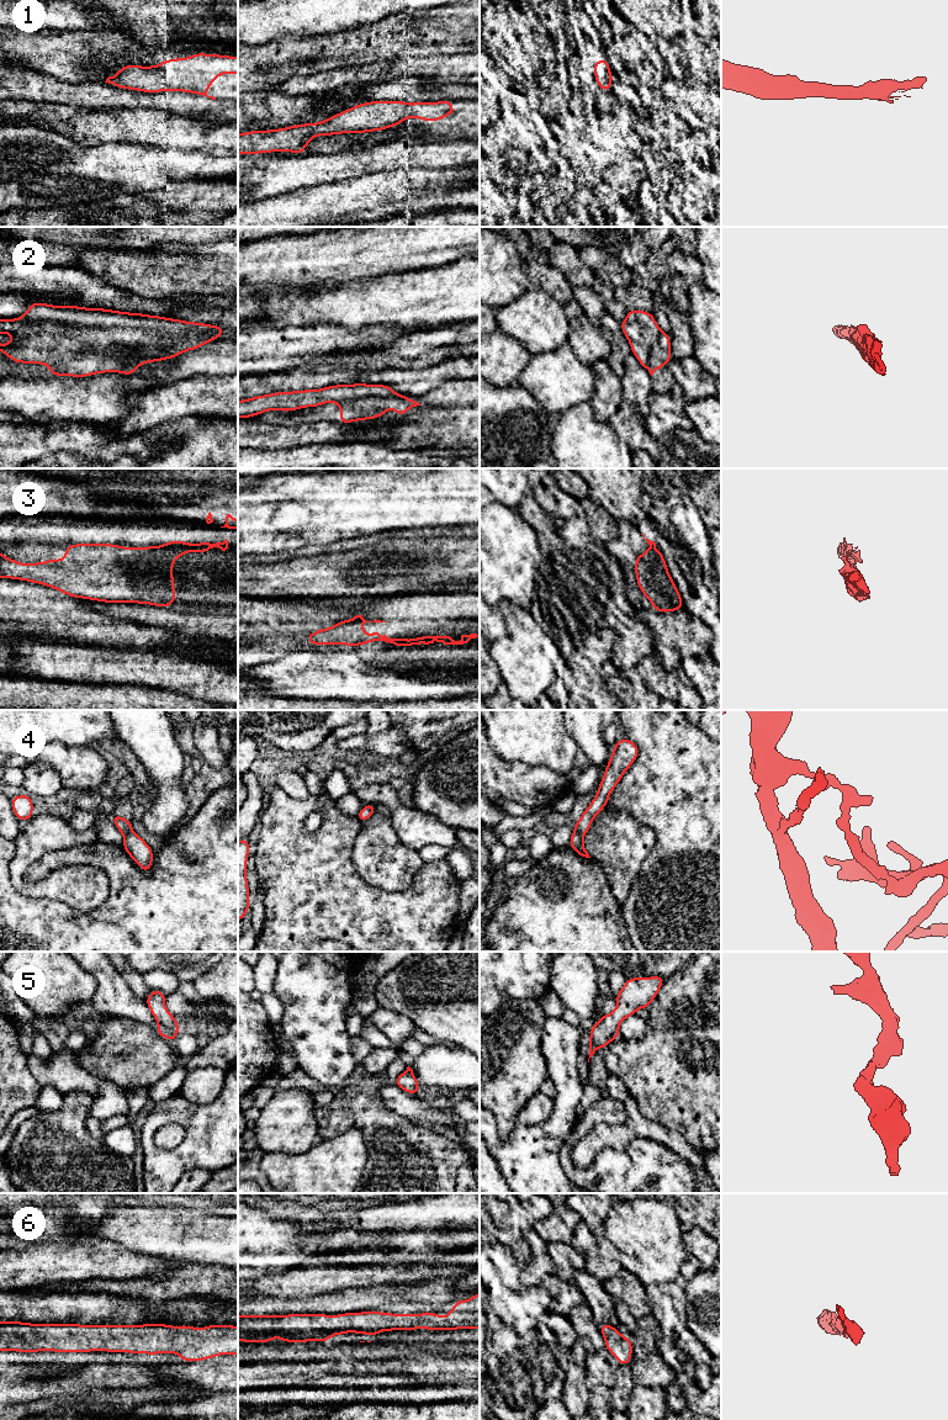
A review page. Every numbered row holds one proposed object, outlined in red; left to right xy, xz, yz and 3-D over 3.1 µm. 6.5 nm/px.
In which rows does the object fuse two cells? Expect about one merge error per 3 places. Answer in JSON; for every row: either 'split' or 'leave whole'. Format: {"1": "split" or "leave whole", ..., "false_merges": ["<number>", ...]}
{"1": "leave whole", "2": "split", "3": "split", "4": "split", "5": "leave whole", "6": "leave whole", "false_merges": ["2", "3", "4"]}

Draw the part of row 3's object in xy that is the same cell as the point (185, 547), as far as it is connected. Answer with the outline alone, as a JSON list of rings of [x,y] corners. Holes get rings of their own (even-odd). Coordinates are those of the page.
[[[226,539],[223,542],[216,542],[216,544],[210,542],[191,544],[180,540],[174,540],[161,544],[161,546],[180,550],[182,553],[190,553],[190,552],[207,553],[213,547],[218,547],[222,551],[226,551],[228,549],[228,541]]]

